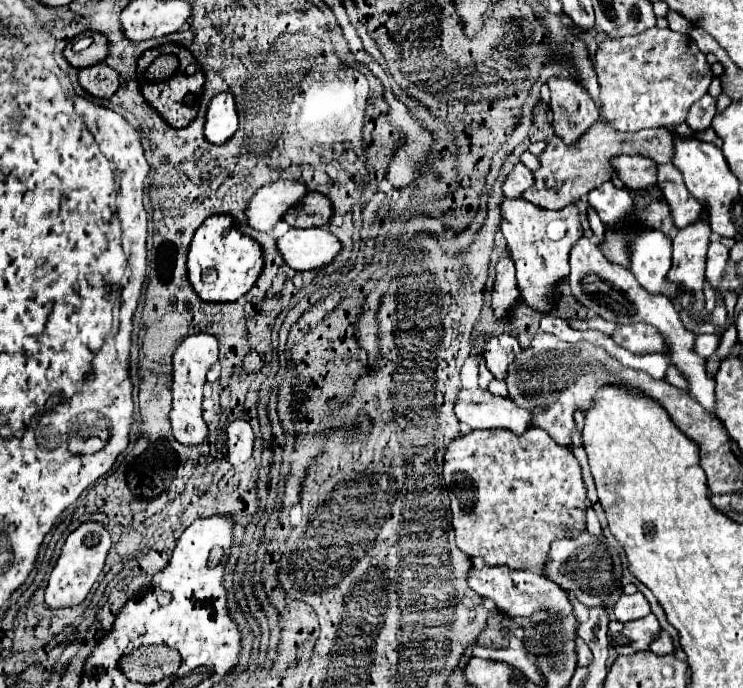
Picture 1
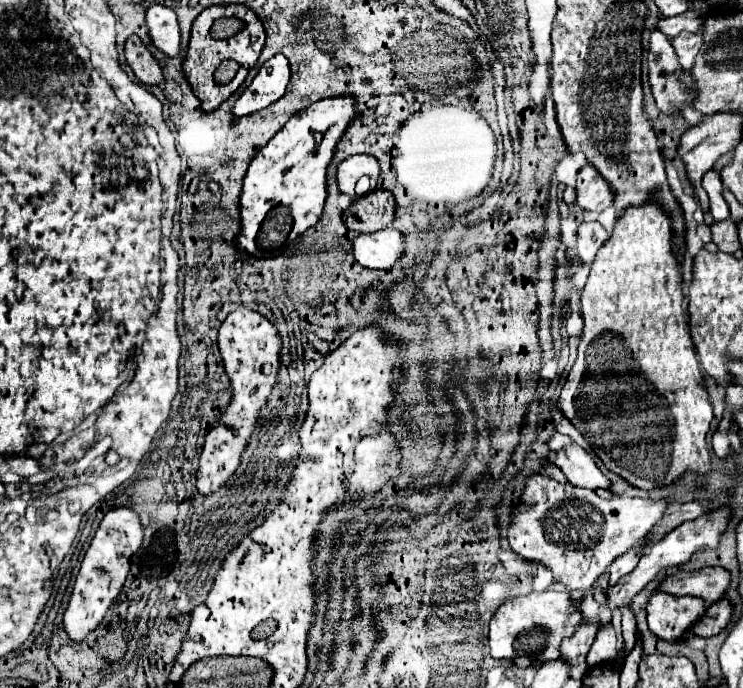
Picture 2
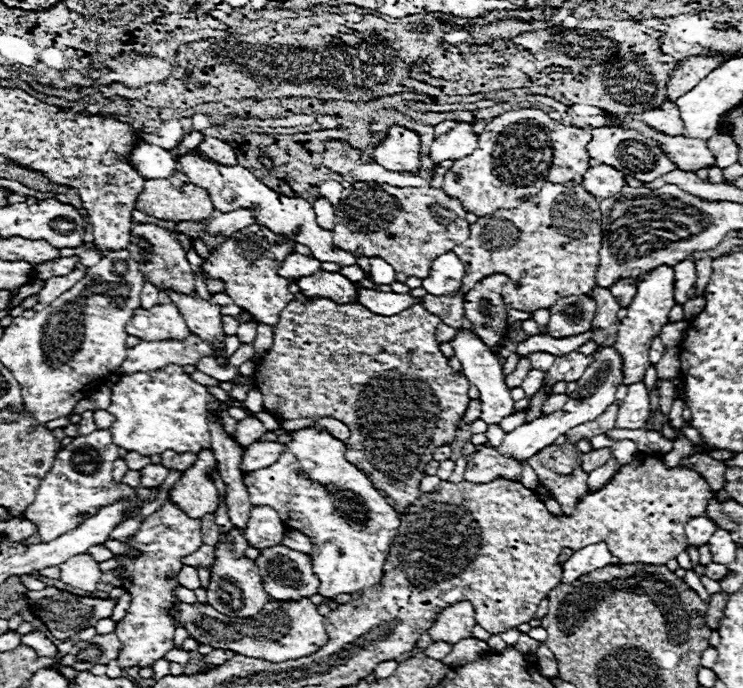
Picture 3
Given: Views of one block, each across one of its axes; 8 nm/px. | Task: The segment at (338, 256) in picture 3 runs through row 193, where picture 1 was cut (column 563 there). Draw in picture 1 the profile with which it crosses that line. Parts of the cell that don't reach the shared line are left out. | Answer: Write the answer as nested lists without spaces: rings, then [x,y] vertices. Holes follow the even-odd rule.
[[[504,198],[502,202],[502,234],[514,256],[518,288],[526,304],[530,304],[532,308],[538,308],[540,312],[552,308],[554,304],[552,286],[558,280],[568,278],[570,274],[568,254],[572,246],[582,238],[582,226],[578,216],[580,212],[576,204],[568,204],[562,210],[548,210],[548,208],[530,204],[524,198],[518,198],[518,200]]]

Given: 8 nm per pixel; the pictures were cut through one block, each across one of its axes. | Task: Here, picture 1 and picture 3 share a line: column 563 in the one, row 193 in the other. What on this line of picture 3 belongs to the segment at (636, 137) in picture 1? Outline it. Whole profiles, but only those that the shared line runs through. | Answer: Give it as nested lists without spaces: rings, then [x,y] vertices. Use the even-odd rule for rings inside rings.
[[[174,174],[172,178],[158,178],[158,180],[146,180],[144,190],[136,202],[136,210],[160,218],[160,220],[174,220],[174,222],[194,222],[194,220],[206,220],[214,214],[214,206],[208,198],[208,192],[188,180],[186,174]]]

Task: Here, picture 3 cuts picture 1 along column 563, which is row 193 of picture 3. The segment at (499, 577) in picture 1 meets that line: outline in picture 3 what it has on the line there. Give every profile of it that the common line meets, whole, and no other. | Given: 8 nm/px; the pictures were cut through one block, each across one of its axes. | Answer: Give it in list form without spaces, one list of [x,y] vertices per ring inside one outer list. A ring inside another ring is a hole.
[[[606,164],[590,166],[582,176],[584,190],[588,190],[594,198],[610,198],[612,194],[618,194],[624,184],[624,174]]]

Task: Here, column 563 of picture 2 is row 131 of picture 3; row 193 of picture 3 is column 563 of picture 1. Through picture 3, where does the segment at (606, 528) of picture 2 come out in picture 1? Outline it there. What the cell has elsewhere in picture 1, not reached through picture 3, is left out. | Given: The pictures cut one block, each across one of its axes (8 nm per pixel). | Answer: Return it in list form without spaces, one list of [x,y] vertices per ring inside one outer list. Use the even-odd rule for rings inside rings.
[[[488,428],[456,438],[444,456],[444,482],[452,502],[452,526],[458,548],[470,558],[482,558],[488,566],[542,572],[554,540],[574,540],[586,530],[588,494],[580,464],[568,446],[554,442],[542,428],[532,428],[526,436]]]

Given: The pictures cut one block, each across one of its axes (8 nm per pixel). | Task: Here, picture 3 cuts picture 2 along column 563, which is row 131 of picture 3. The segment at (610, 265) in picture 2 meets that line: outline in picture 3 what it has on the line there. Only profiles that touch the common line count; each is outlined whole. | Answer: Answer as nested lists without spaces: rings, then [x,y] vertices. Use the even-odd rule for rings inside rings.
[[[392,126],[386,140],[382,140],[372,158],[392,172],[414,172],[420,170],[420,138],[416,132],[402,126]]]

